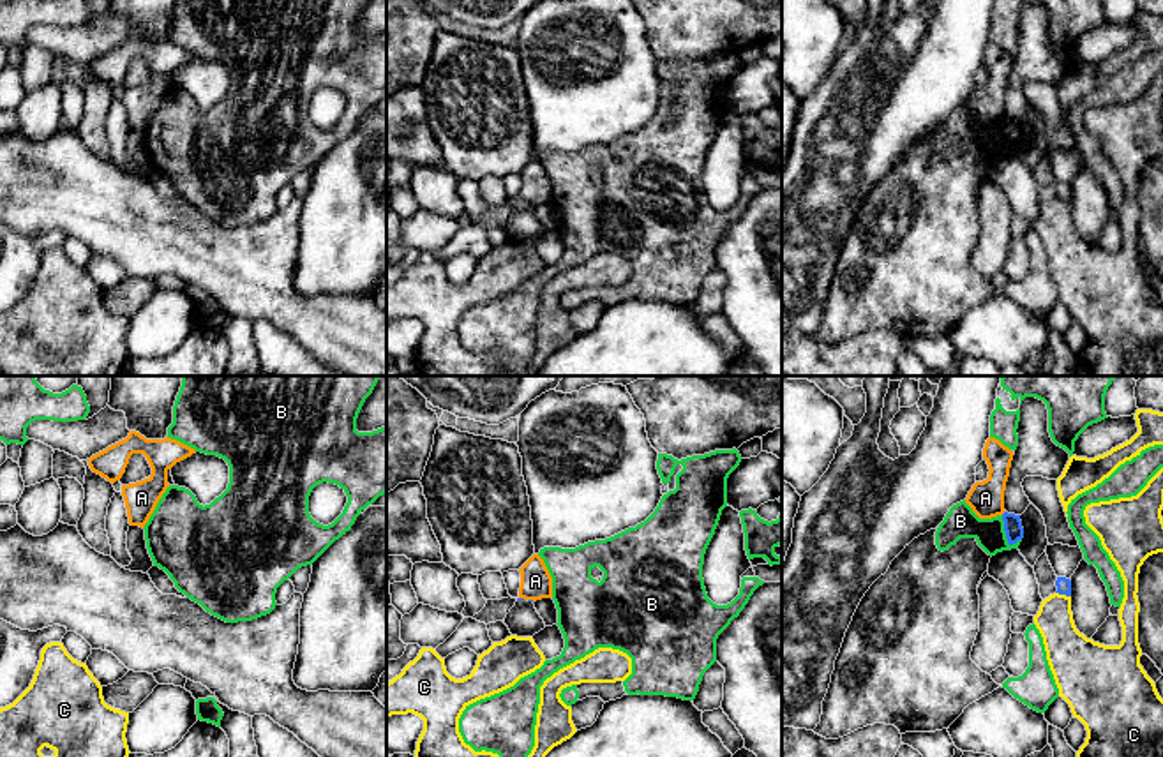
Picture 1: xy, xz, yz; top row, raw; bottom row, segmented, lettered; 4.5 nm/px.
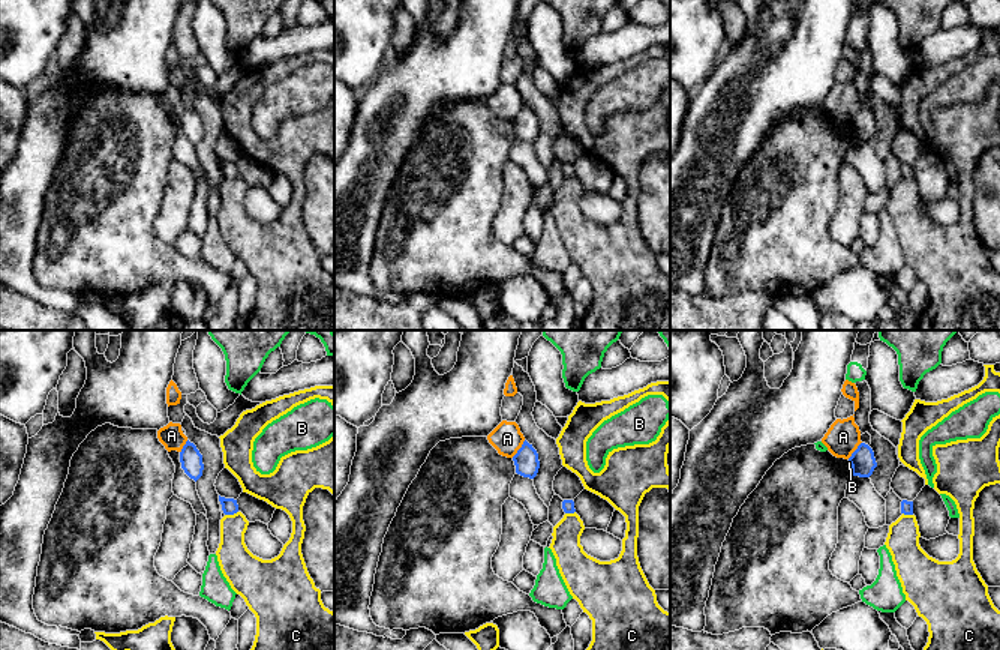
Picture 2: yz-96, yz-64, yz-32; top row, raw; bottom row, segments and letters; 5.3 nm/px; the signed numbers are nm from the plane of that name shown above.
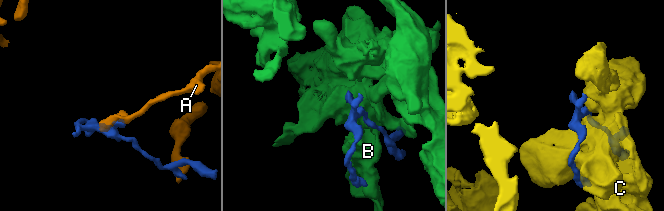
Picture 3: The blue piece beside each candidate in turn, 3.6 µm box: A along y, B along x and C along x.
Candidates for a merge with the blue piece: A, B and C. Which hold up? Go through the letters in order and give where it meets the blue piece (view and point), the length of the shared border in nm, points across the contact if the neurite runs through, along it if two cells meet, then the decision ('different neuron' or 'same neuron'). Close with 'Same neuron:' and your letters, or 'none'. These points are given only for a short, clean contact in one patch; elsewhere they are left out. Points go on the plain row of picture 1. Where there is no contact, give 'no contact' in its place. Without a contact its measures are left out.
A: meets blue in xz at (532, 205); contact 40 nm long; border along xz (528, 203), (533, 207); different neuron
B: meets blue in yz at (1005, 134); contact 150 nm long; border along yz (1001, 120), (1005, 142), (1012, 150); different neuron
C: meets blue in yz at (1063, 198); contact 80 nm long; different neuron
Same neuron: none

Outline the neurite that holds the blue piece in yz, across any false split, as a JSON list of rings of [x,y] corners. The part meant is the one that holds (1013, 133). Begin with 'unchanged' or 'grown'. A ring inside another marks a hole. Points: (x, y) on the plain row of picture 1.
unchanged; [[[1004,116],[1002,125],[1004,125],[1004,136],[1009,150],[1024,143],[1020,120]]]

